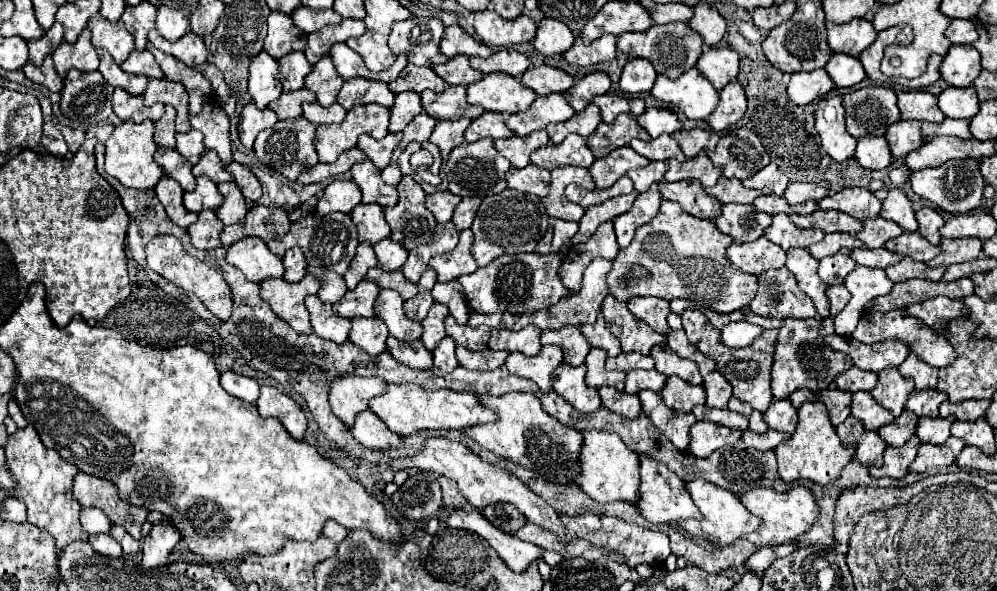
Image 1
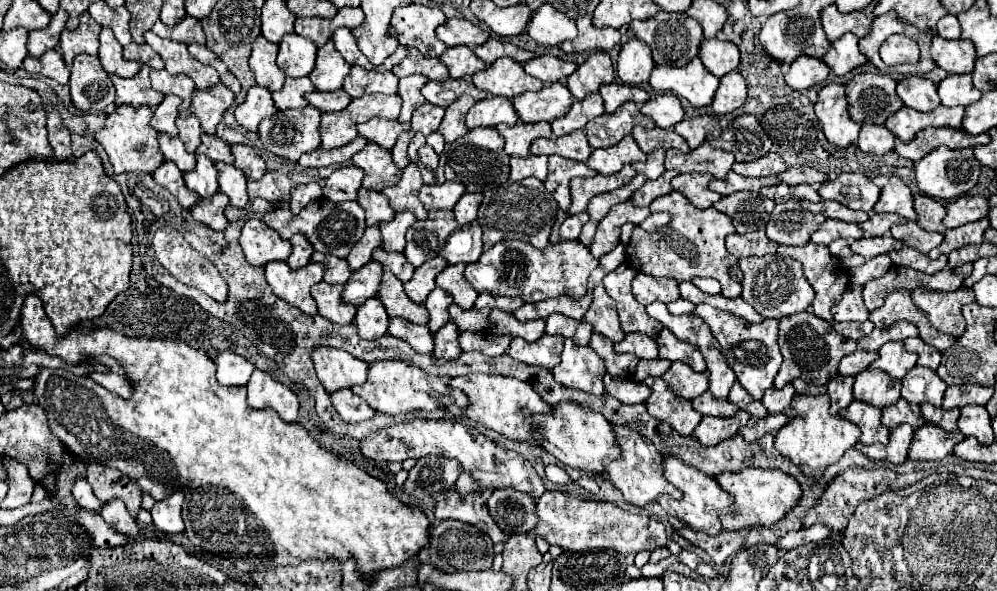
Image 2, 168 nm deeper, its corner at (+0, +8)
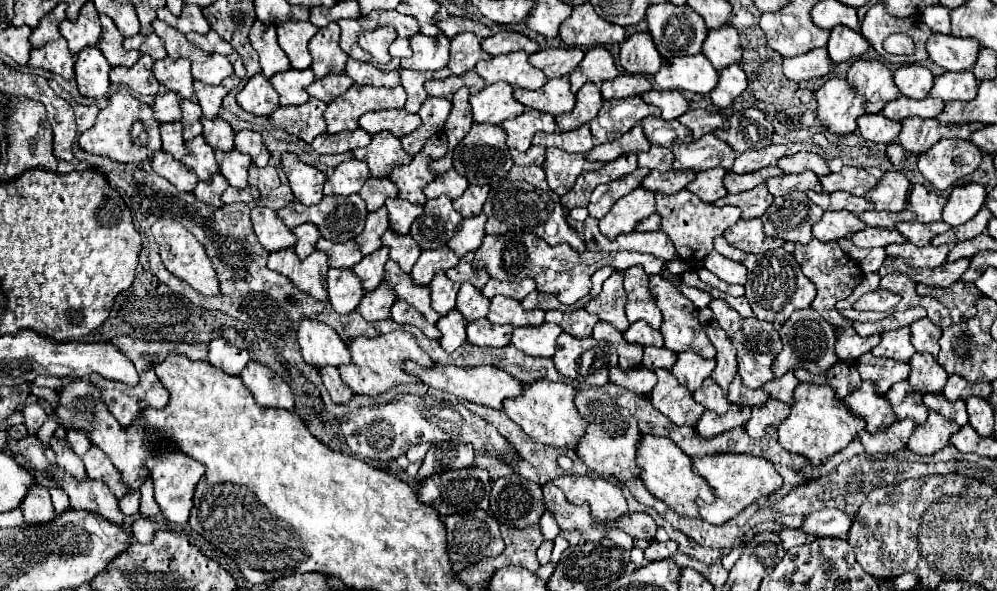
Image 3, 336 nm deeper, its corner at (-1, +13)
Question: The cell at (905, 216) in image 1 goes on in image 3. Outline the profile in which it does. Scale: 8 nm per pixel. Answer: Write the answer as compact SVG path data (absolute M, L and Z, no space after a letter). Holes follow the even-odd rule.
M886 171L876 187L866 195L878 211L902 211L906 207L906 197L910 191L910 181L900 171Z

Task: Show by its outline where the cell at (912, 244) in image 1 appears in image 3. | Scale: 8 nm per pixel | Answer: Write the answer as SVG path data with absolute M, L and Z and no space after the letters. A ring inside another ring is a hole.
M912 221L912 223L898 223L896 229L914 245L918 247L924 247L932 241L934 235L938 233L946 233L948 229L952 229L948 223L944 221L934 221L934 223L918 223L918 221Z

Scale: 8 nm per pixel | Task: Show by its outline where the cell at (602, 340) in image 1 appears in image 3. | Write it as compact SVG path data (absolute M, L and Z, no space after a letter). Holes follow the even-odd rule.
M614 271L604 281L602 293L584 305L588 313L598 315L602 321L614 325L618 331L626 331L630 327L630 321L626 319L626 311L624 311L626 291L622 287L622 281L624 275L620 271Z

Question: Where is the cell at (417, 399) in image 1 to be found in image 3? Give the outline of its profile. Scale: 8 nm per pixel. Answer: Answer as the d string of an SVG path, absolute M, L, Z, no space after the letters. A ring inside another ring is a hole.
M402 329L386 333L386 335L378 335L378 337L356 337L356 339L348 341L348 349L350 349L352 361L350 361L350 365L338 365L338 371L340 371L342 381L354 393L380 395L400 383L410 383L412 377L408 373L404 373L404 369L402 369L404 361L408 361L408 359L416 361L418 365L424 365L424 367L434 365L434 361L428 357L428 353L424 353L424 349L418 345L414 335L406 333Z

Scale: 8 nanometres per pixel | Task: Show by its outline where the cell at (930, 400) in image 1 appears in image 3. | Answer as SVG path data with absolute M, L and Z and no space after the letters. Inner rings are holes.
M914 353L910 363L908 383L918 393L940 393L942 385L946 385L948 373L938 365L938 361L930 353Z

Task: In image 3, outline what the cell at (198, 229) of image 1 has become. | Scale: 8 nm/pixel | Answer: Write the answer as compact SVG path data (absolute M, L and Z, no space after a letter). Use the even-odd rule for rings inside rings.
M220 173L212 175L210 181L200 181L194 189L194 195L200 199L200 201L206 201L208 205L214 205L214 207L222 207L222 201L220 201L220 195L224 193L224 189L228 187L230 183L226 181L226 177L222 177Z

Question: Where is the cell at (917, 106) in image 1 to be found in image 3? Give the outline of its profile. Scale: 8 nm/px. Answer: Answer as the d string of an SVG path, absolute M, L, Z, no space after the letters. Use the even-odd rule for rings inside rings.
M902 65L894 71L894 83L902 95L912 99L922 99L930 93L932 73L922 65Z

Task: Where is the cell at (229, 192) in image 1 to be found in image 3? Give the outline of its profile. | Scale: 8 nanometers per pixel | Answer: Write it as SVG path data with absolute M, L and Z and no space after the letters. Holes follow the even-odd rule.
M238 149L232 151L216 151L216 161L220 167L220 173L230 181L232 187L244 189L248 185L248 167L250 167L250 155L240 153Z

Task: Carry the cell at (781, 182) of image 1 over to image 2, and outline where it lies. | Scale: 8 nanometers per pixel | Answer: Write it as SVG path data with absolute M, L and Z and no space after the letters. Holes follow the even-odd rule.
M769 152L763 158L753 160L753 162L735 162L733 164L733 172L741 174L741 176L779 176L785 170L787 170L785 162L775 152Z

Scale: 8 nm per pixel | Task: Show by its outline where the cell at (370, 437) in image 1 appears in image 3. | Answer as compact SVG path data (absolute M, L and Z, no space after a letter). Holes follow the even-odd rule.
M320 367L320 377L322 377L322 383L324 387L328 389L330 397L334 403L346 403L350 397L352 397L352 389L342 383L342 379L338 377L338 369L336 367Z

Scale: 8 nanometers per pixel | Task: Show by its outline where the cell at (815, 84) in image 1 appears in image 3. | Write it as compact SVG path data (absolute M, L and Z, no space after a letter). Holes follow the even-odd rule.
M826 47L784 59L784 75L796 83L824 77L830 71L832 71L832 61L828 57Z

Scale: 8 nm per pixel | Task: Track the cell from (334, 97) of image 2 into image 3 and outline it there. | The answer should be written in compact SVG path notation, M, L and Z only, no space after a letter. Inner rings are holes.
M328 73L326 77L316 79L310 85L308 93L310 93L310 97L316 97L316 99L320 99L324 103L330 103L336 97L340 97L344 91L348 91L352 87L352 83L354 81L346 73Z

